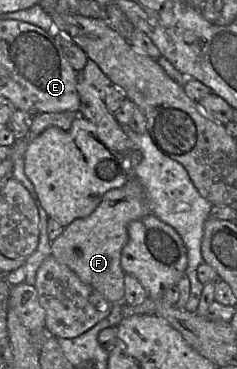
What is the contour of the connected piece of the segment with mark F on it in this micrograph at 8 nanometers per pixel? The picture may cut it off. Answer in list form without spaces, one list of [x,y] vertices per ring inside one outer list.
[[[130,175],[121,188],[108,191],[96,209],[87,217],[76,219],[51,242],[51,255],[68,266],[80,280],[99,292],[113,304],[123,304],[126,273],[121,267],[121,255],[127,244],[128,224],[148,214],[146,192],[140,181]]]

